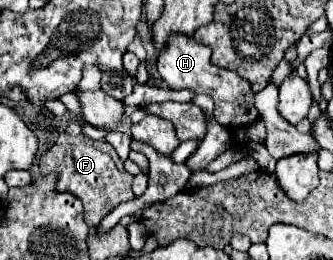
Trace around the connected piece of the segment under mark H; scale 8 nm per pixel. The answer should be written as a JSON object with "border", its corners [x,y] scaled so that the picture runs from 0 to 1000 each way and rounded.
{"border":[[[550,131],[508,138],[495,192],[471,223],[471,277],[489,300],[495,331],[514,346],[568,338],[586,362],[634,369],[646,392],[646,462],[670,485],[718,492],[718,485],[754,477],[772,454],[772,431],[748,423],[760,408],[760,354],[748,338],[748,315],[724,308],[712,277],[634,246],[634,192],[616,169],[598,169],[568,138],[550,138]]]}

